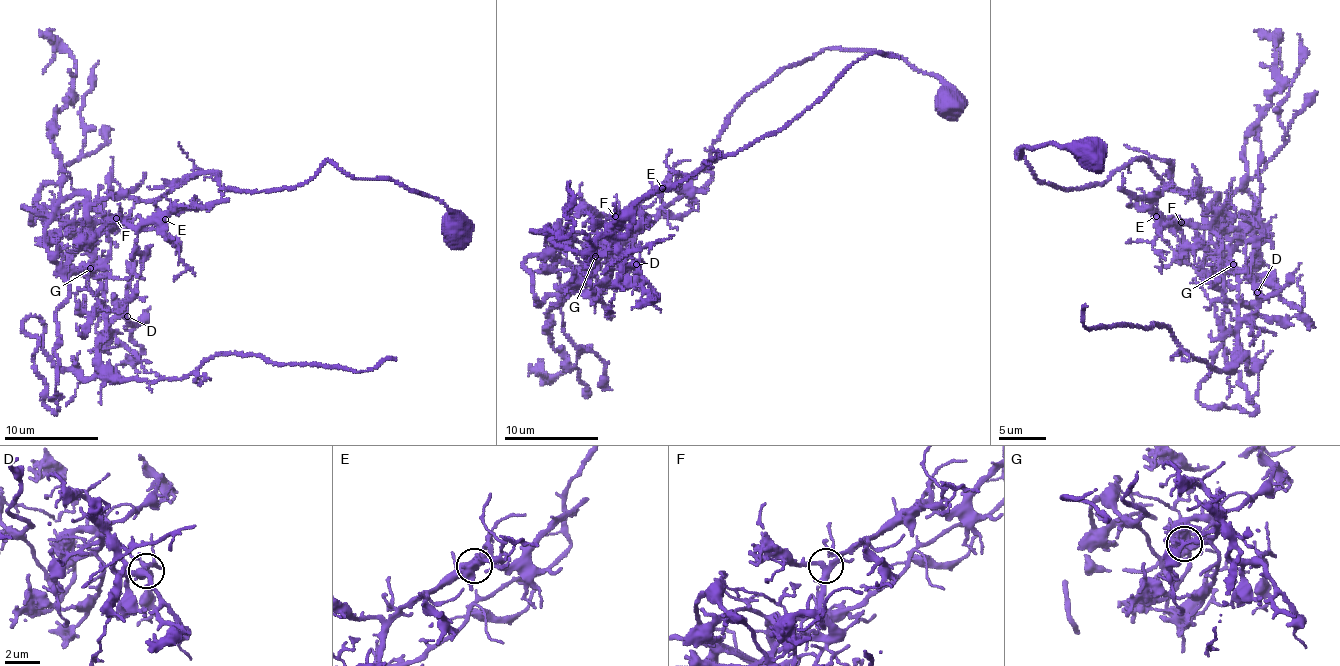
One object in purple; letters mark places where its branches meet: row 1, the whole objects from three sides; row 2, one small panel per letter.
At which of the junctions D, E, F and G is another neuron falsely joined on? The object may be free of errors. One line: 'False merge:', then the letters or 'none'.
False merge: G

